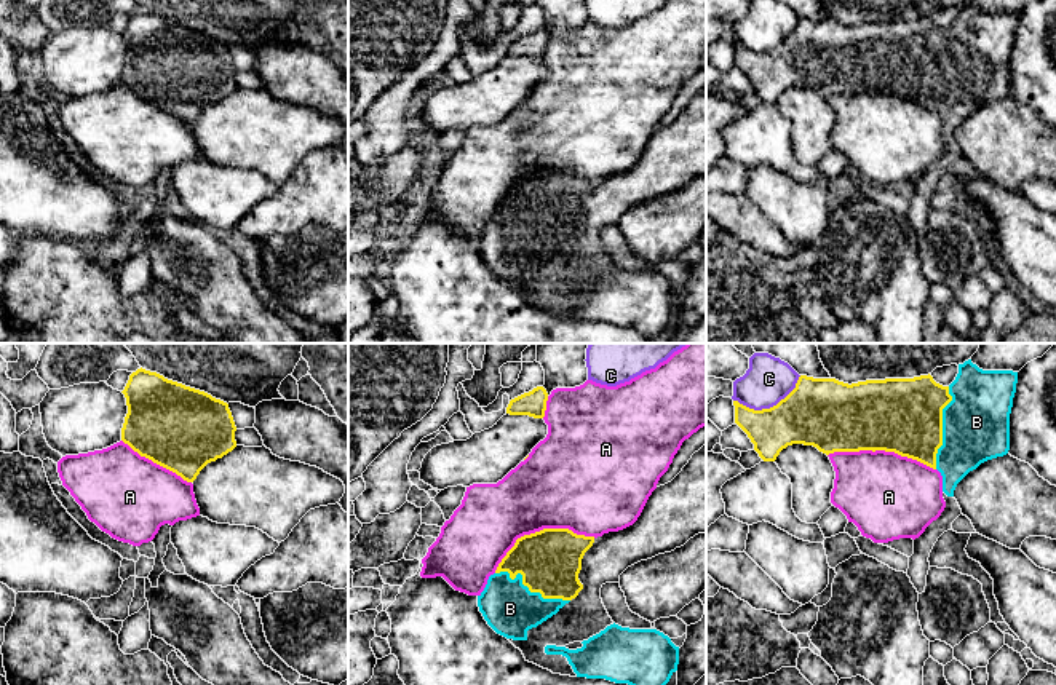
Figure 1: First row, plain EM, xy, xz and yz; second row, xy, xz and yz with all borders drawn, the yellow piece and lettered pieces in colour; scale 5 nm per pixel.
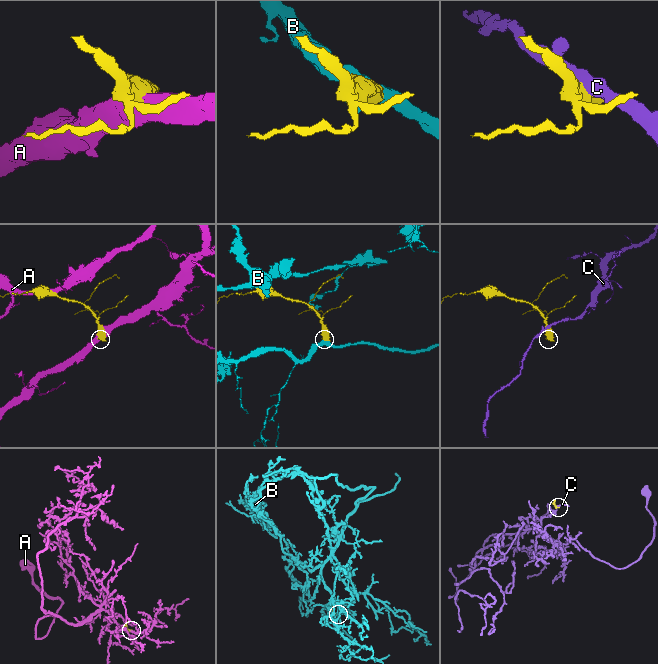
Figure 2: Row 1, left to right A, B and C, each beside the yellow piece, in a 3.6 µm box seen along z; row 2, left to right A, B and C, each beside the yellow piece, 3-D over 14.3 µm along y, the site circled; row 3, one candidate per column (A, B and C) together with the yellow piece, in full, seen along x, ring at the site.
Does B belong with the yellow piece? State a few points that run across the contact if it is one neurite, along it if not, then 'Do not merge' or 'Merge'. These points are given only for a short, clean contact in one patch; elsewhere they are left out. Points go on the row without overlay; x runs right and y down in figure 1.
Merge

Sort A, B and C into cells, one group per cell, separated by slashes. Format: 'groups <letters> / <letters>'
groups A / B / C

